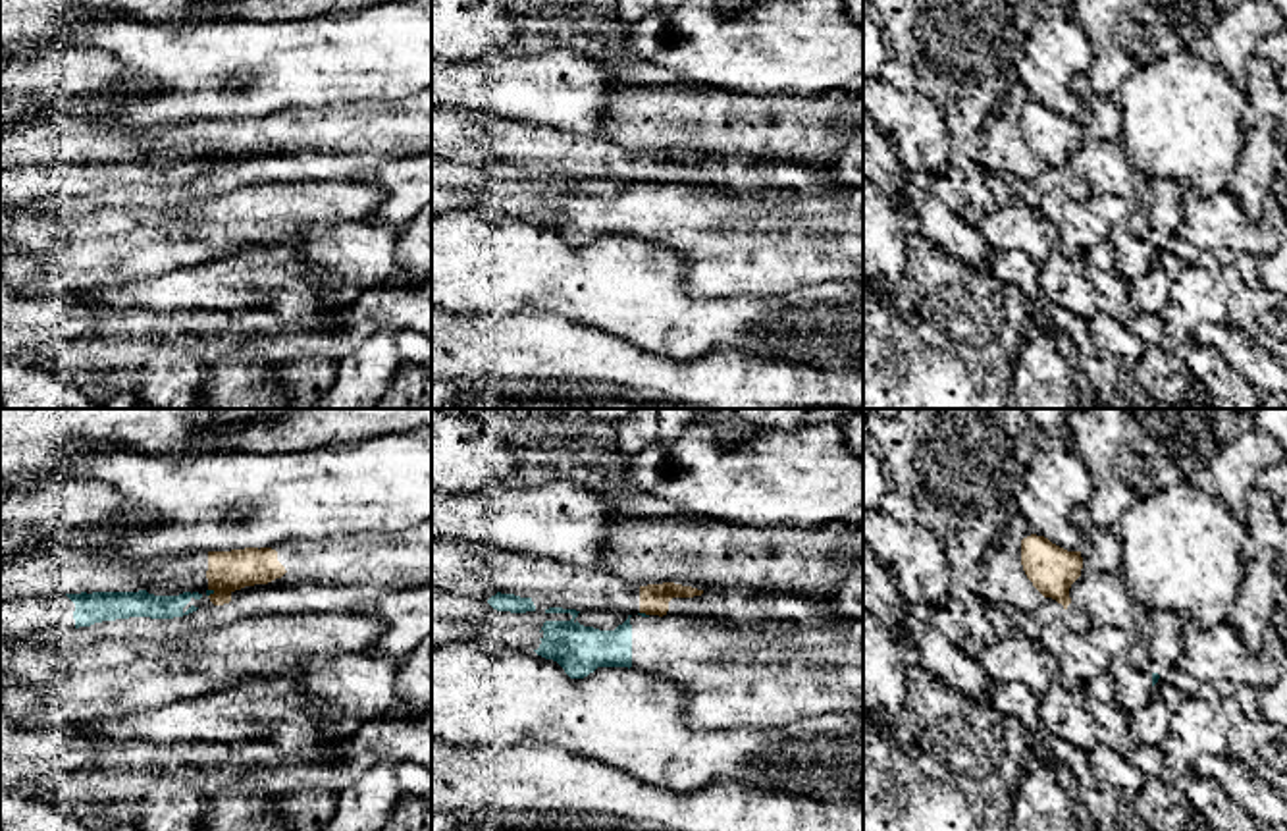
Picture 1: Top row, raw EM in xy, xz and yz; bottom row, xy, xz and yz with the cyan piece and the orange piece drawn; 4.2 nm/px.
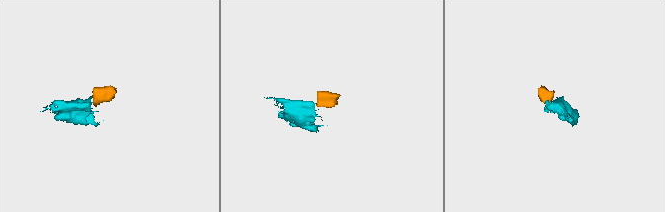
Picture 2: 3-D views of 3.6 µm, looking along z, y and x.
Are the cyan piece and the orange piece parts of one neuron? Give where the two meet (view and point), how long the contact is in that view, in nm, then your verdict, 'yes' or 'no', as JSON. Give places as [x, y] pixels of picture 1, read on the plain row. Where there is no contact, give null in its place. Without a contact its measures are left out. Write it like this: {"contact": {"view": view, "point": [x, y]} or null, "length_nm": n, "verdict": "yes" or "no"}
{"contact": {"view": "xy", "point": [212, 160]}, "length_nm": 40, "verdict": "no"}

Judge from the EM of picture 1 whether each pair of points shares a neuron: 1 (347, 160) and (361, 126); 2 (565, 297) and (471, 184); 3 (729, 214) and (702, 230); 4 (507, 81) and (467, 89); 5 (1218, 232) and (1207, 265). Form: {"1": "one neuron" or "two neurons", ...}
{"1": "one neuron", "2": "two neurons", "3": "one neuron", "4": "one neuron", "5": "two neurons"}

